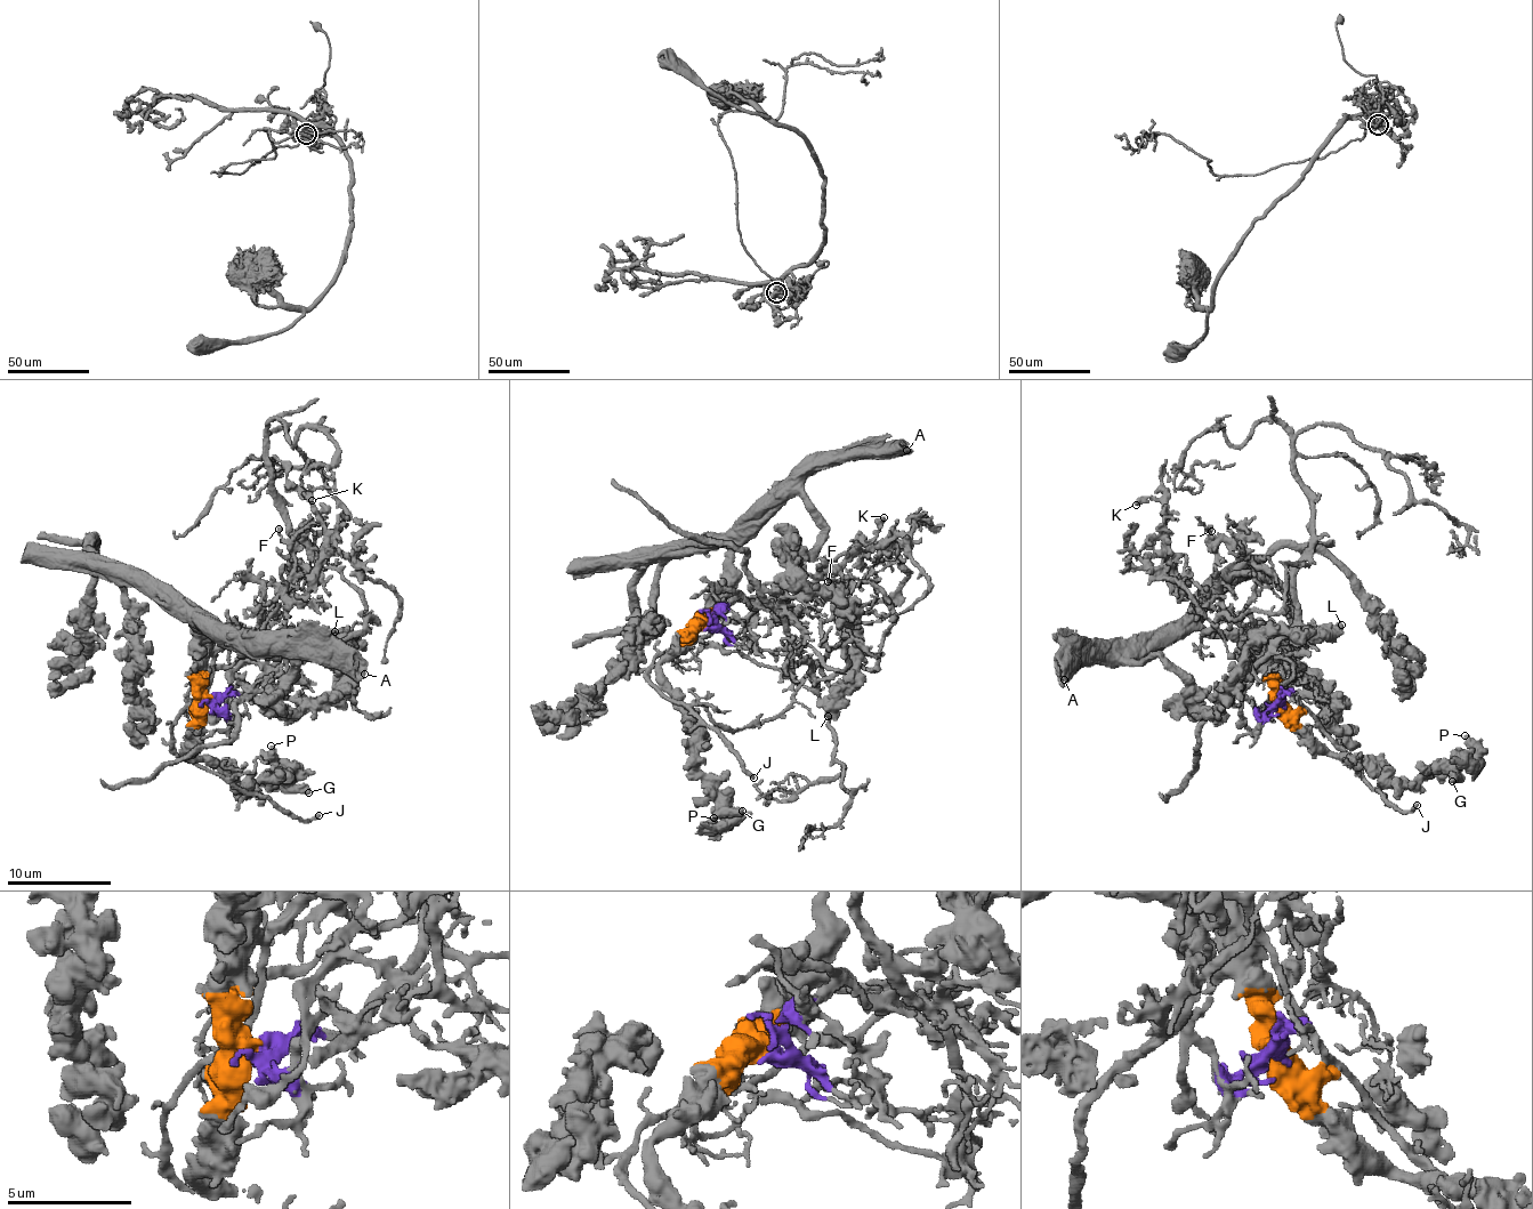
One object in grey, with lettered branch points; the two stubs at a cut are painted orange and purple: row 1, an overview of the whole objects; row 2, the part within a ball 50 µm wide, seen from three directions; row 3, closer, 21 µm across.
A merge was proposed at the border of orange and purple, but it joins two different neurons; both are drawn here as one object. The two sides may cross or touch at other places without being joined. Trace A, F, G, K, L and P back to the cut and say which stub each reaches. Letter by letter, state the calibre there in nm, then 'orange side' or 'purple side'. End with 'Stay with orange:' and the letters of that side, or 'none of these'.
A: calibre 650 nm; orange side
F: calibre 240 nm; purple side
G: calibre 550 nm; orange side
K: calibre 280 nm; purple side
L: calibre 600 nm; orange side
P: calibre 460 nm; orange side
Stay with orange: A, G, L, P

